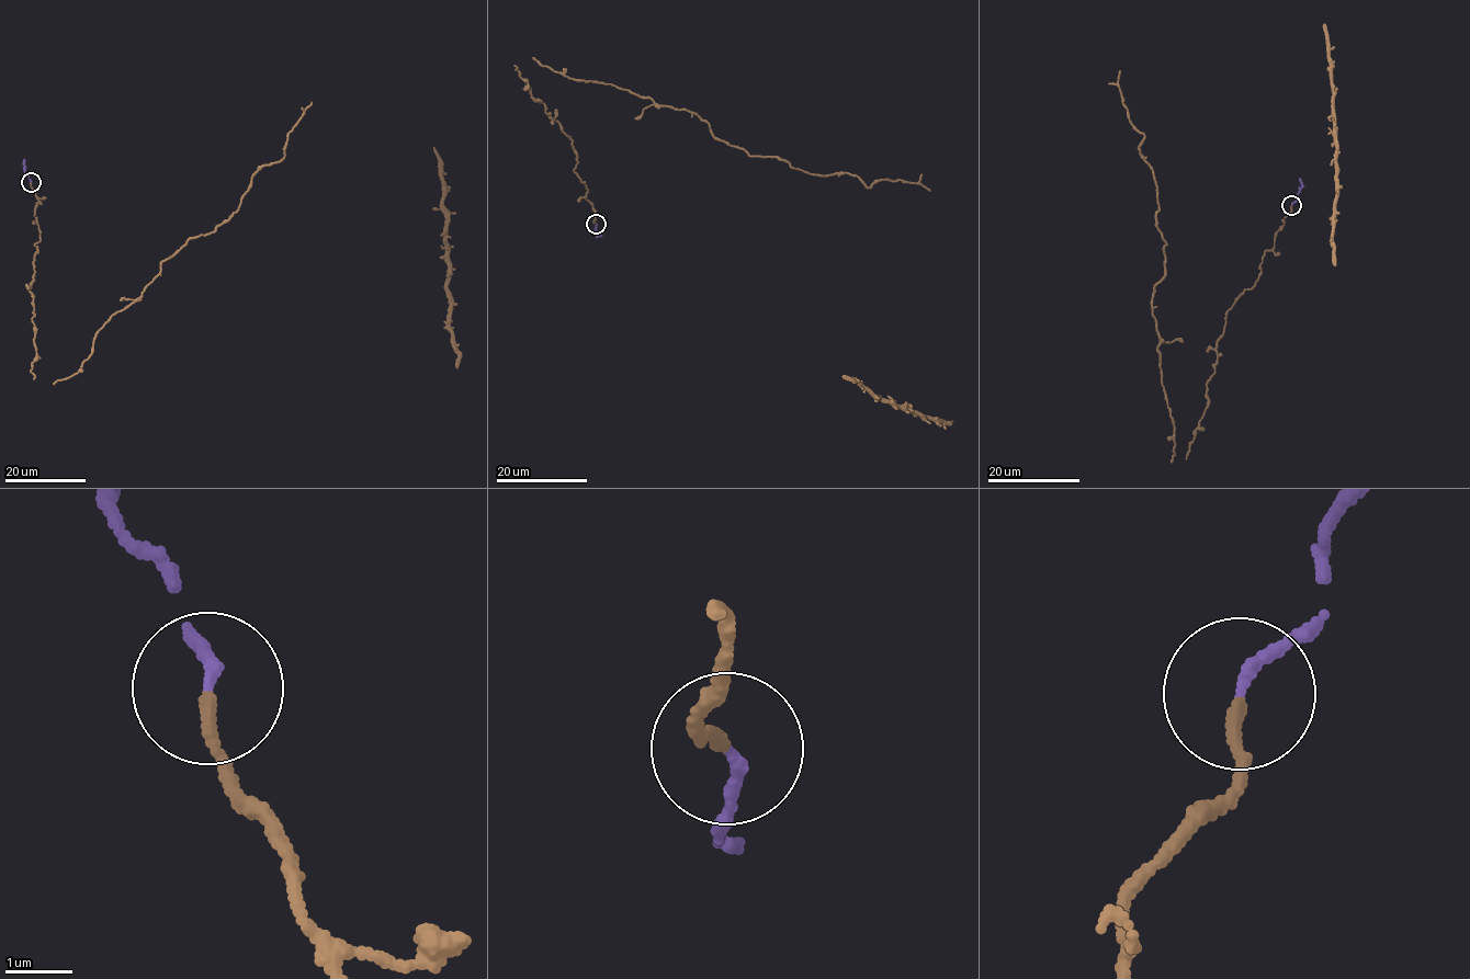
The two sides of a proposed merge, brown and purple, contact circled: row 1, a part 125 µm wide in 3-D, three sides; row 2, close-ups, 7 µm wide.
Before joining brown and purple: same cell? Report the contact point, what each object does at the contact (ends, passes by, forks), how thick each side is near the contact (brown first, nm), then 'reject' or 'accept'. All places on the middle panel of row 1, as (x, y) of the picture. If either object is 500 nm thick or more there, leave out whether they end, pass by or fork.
at (596, 224); brown ends there; purple ends there; 170 nm thick on the brown side, 160 nm on the other; accept

